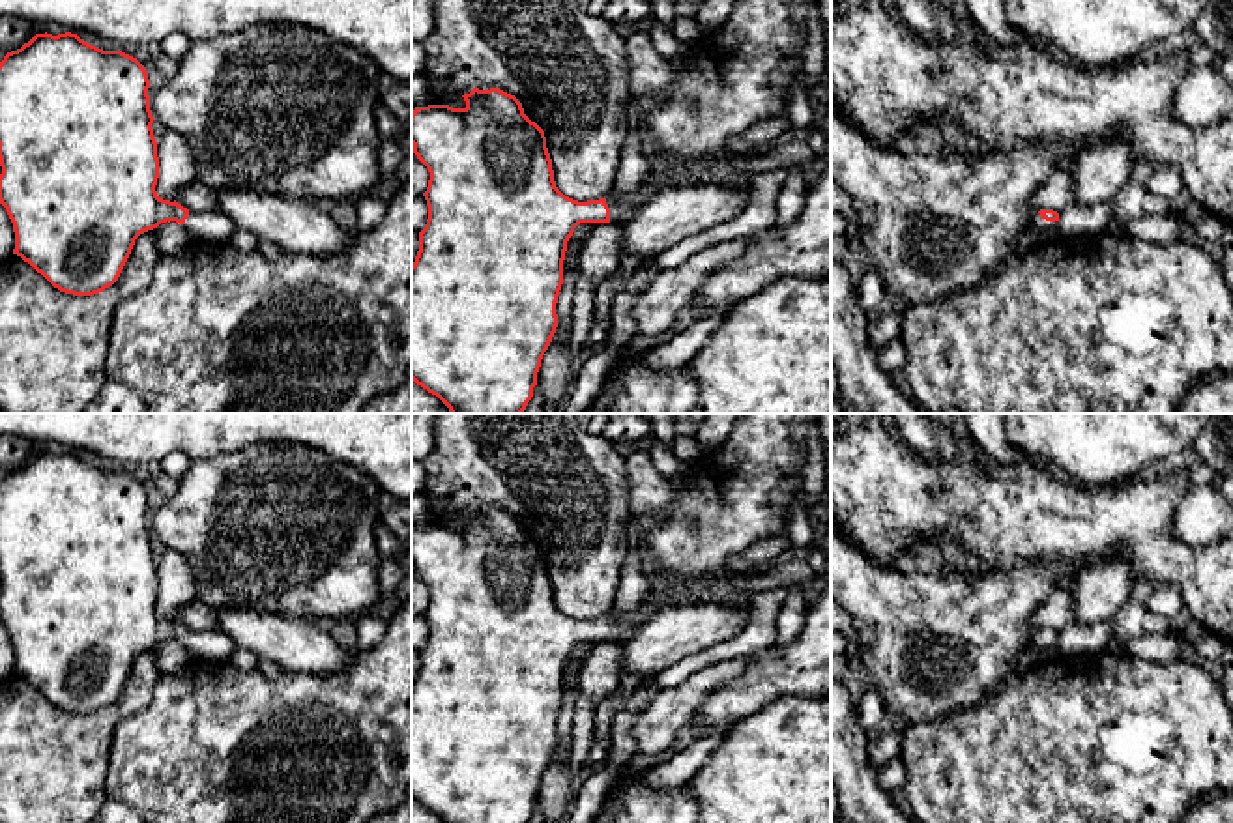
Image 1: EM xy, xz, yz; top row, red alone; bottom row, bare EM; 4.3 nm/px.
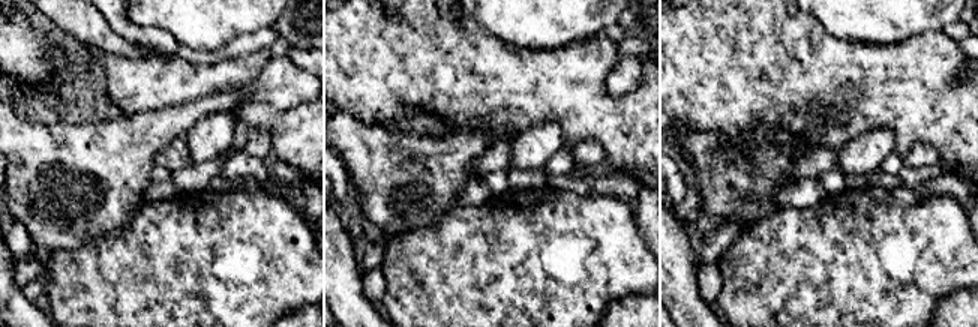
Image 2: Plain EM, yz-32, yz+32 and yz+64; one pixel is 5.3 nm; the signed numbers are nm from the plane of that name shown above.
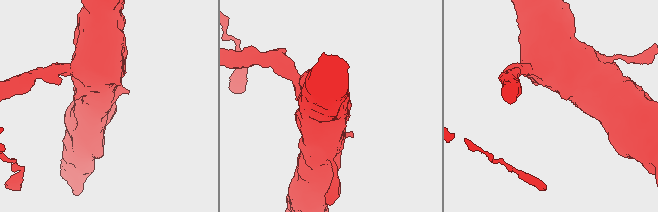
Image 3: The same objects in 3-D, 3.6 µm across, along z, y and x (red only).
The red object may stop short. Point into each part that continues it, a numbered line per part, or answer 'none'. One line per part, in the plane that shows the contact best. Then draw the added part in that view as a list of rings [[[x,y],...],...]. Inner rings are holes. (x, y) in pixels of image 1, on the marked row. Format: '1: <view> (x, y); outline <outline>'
1: xz (783, 154); outline [[[780,138],[748,155],[730,155],[724,163],[715,166],[677,166],[666,161],[651,159],[644,183],[638,193],[621,200],[606,196],[610,208],[610,223],[623,224],[636,215],[647,198],[674,185],[718,181],[724,176],[752,178],[760,172],[773,172],[778,168],[806,168],[818,161],[814,142]]]

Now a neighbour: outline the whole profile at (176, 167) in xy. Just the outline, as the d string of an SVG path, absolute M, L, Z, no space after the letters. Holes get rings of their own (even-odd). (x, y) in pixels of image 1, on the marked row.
M165 131L157 142L157 196L174 202L178 193L196 180L196 166L187 140L176 131Z

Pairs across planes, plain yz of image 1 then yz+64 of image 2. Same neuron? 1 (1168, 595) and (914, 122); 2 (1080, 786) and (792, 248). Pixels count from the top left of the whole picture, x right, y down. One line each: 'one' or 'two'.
1: two
2: one

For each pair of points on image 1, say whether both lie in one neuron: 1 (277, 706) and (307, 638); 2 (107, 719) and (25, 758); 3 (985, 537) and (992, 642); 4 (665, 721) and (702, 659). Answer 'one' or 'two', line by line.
1: two
2: one
3: two
4: two

